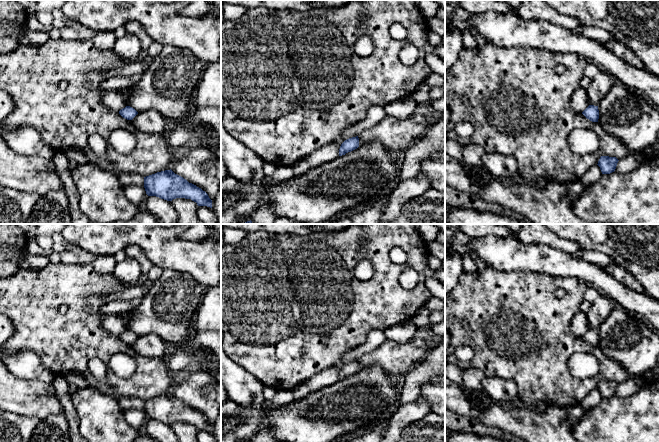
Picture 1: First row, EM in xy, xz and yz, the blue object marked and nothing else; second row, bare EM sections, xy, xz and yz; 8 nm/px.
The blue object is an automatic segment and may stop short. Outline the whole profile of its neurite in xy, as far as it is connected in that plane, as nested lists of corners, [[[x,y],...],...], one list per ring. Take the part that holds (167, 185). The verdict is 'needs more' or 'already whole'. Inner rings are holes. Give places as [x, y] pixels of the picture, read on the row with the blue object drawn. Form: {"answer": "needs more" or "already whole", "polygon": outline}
{"answer": "already whole", "polygon": [[[171,169],[144,177],[144,188],[148,196],[156,196],[167,201],[176,198],[191,199],[198,206],[212,208],[212,200],[205,191],[175,174]]]}

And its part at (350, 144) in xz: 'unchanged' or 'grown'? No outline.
unchanged

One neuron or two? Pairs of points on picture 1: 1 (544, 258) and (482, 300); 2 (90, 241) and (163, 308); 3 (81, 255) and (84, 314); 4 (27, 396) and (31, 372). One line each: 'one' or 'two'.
1: two
2: two
3: two
4: two

